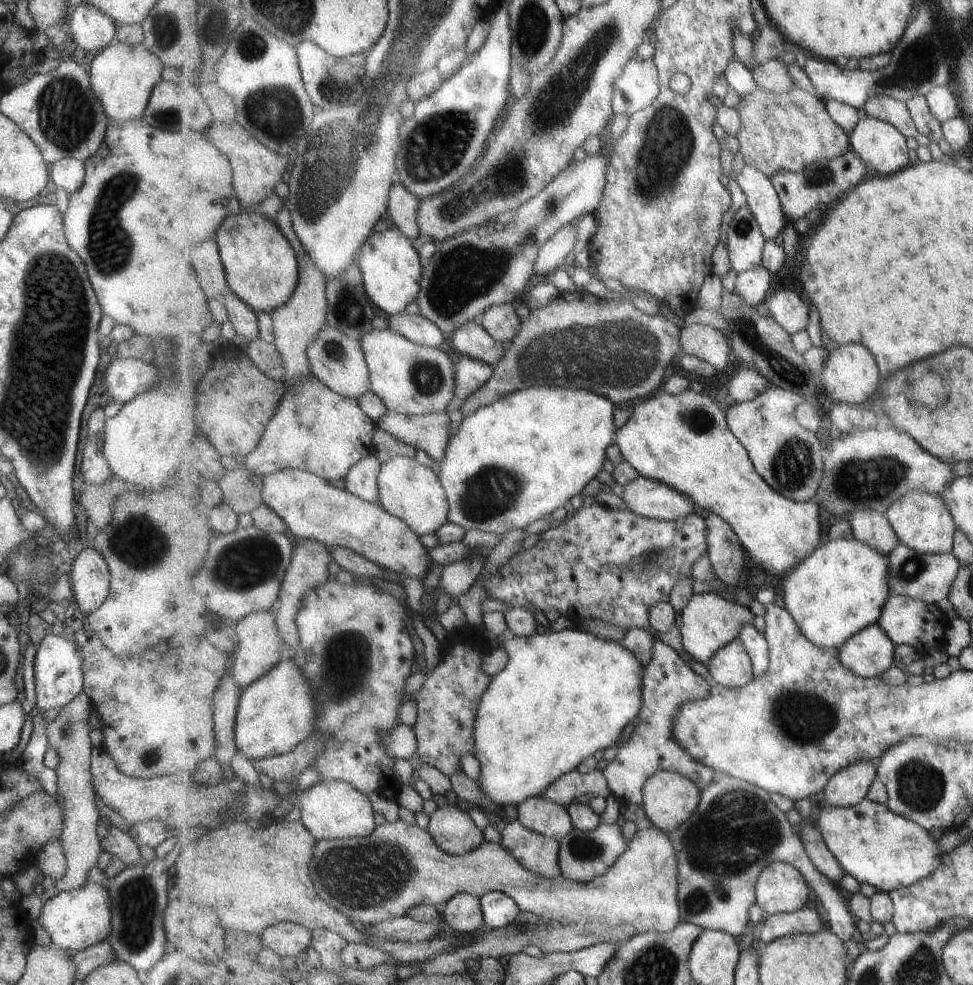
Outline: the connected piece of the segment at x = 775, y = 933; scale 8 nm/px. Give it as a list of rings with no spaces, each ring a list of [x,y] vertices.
[[[811,905],[791,914],[768,915],[761,931],[760,942],[762,945],[769,944],[779,938],[799,934],[817,934],[827,929],[821,922],[821,916]]]

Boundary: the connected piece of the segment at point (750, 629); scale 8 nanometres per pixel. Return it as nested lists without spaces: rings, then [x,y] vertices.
[[[752,622],[743,624],[739,639],[746,647],[747,654],[750,655],[755,670],[754,678],[763,676],[770,666],[770,643],[767,641],[766,635],[757,631]]]

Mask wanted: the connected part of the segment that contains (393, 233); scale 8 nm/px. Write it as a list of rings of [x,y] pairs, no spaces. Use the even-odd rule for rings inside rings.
[[[394,223],[383,232],[374,232],[362,247],[357,262],[367,295],[388,316],[405,313],[405,308],[419,297],[425,270],[422,259],[413,241]]]

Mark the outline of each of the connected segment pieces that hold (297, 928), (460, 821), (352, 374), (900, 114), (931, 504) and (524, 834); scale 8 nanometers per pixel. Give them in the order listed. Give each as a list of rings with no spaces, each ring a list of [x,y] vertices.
[[[283,922],[265,930],[260,936],[263,947],[272,950],[281,959],[299,956],[312,942],[312,932],[296,923]]]
[[[439,801],[438,809],[430,815],[429,832],[451,855],[465,855],[482,846],[485,839],[481,828],[467,812]]]
[[[326,324],[317,340],[311,342],[311,346],[307,348],[307,356],[315,377],[336,394],[356,399],[359,397],[358,394],[370,390],[370,367],[367,365],[366,355],[360,342],[346,336],[343,331],[337,330],[331,324]]]
[[[875,96],[865,106],[868,115],[873,115],[878,120],[893,124],[906,138],[917,136],[911,112],[905,103],[887,96]]]
[[[909,490],[889,506],[885,516],[898,535],[898,541],[920,554],[948,554],[954,550],[957,522],[941,494],[933,494],[931,490]]]
[[[515,819],[506,824],[501,844],[535,874],[541,874],[544,878],[562,876],[559,840],[530,830],[523,826],[521,820]]]

